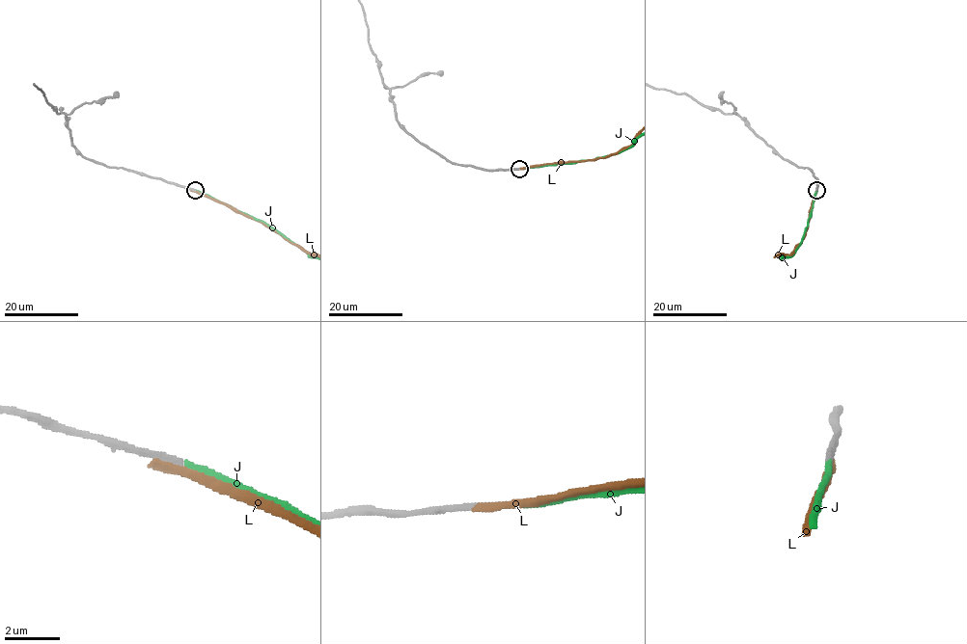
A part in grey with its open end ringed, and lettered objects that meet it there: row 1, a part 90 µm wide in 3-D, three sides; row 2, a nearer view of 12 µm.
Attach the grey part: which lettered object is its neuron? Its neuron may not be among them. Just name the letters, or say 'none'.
J

